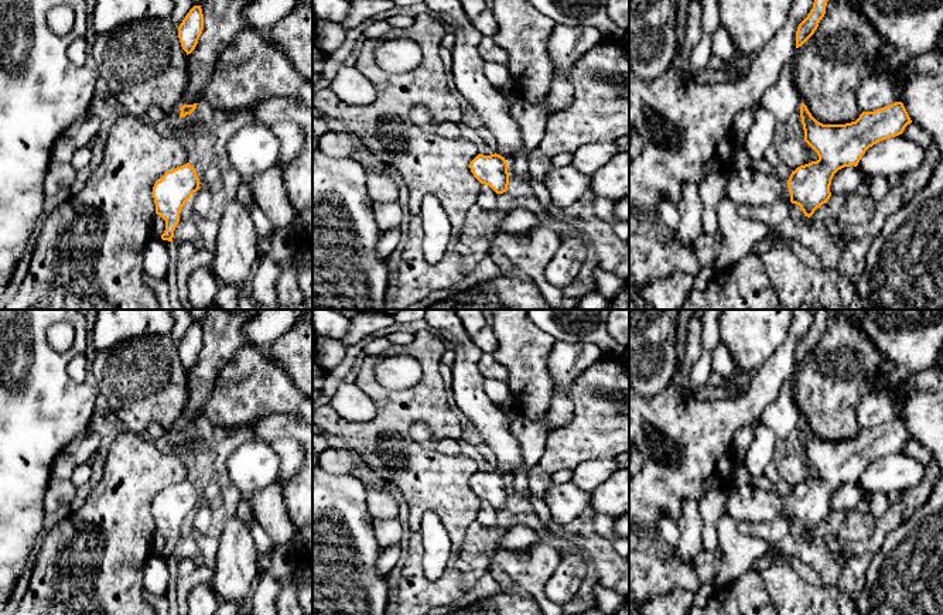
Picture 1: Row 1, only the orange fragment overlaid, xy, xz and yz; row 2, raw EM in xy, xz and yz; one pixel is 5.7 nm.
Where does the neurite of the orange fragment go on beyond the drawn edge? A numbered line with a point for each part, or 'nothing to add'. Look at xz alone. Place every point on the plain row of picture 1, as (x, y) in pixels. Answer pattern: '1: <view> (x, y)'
1: xz (484, 414)

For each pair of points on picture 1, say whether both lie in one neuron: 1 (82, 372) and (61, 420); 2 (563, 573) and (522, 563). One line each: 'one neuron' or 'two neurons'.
1: two neurons
2: two neurons

